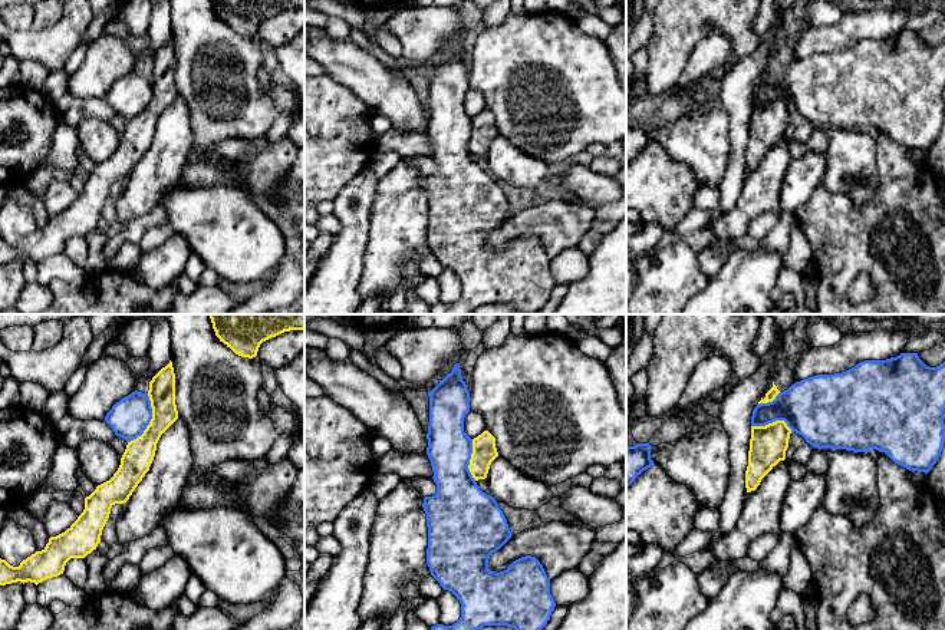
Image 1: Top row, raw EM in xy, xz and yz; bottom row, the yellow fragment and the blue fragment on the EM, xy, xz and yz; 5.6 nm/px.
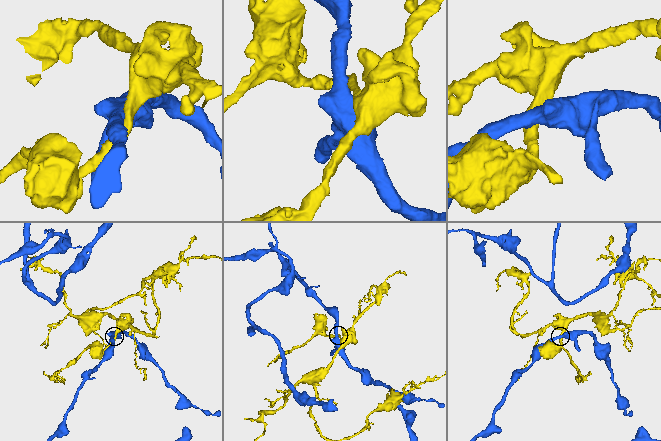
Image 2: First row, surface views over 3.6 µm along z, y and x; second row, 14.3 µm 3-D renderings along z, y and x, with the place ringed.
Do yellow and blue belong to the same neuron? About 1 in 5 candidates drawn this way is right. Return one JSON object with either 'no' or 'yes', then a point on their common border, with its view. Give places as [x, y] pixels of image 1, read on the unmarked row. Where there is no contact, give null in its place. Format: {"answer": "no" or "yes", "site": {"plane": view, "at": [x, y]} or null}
{"answer": "no", "site": {"plane": "xy", "at": [151, 99]}}

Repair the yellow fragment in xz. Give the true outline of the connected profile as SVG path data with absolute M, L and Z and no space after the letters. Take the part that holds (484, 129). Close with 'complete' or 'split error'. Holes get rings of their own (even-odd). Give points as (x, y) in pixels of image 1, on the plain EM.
M484 109L472 118L472 132L468 148L475 159L485 158L491 141L498 135L495 116Z | complete

